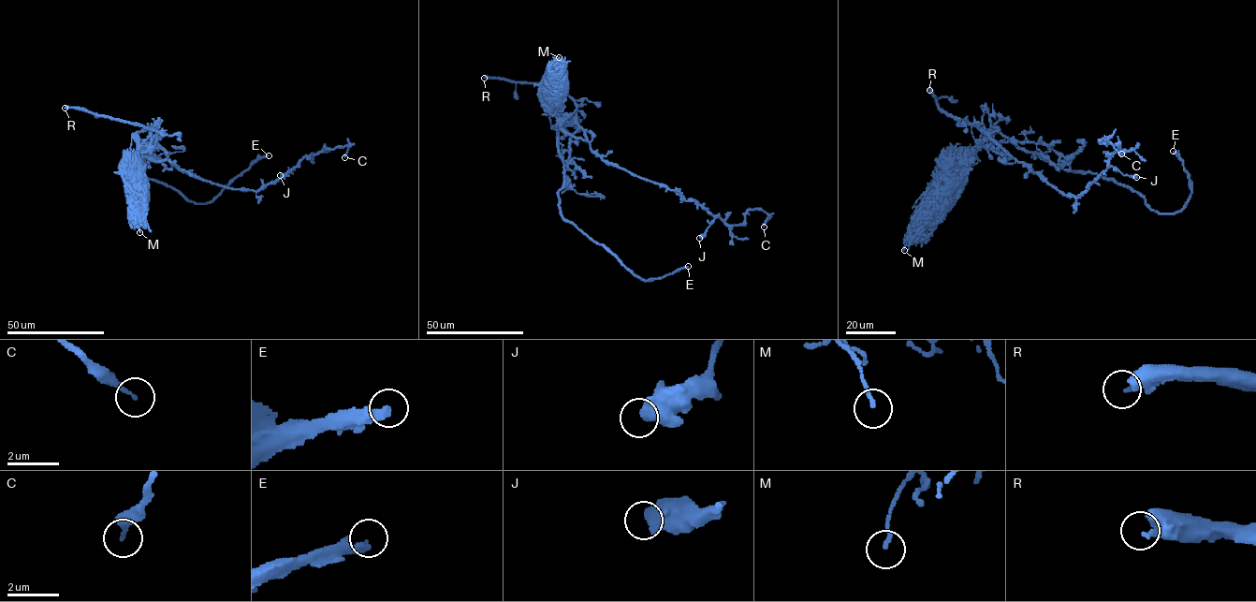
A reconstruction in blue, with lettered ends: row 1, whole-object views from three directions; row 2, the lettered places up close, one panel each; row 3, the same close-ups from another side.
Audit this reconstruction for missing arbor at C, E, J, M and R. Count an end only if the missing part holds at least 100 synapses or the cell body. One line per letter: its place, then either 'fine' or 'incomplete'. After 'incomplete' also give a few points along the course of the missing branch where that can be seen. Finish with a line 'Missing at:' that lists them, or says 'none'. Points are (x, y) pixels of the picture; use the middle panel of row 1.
C: at (764, 227); fine
E: at (688, 266); incomplete; missing branch runs (688, 266), (718, 267), (718, 264)
J: at (699, 238); fine
M: at (559, 57); fine
R: at (484, 78); incomplete
Missing at: E, R

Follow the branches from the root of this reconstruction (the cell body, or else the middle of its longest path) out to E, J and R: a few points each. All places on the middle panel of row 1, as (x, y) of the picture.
E: (574, 134), (568, 160), (575, 165), (563, 161), (560, 214), (644, 280), (688, 266)
J: (574, 134), (580, 128), (591, 148), (604, 160), (702, 205), (714, 220), (699, 238)
R: (574, 134), (578, 127), (576, 107), (562, 91), (547, 85), (484, 78)

